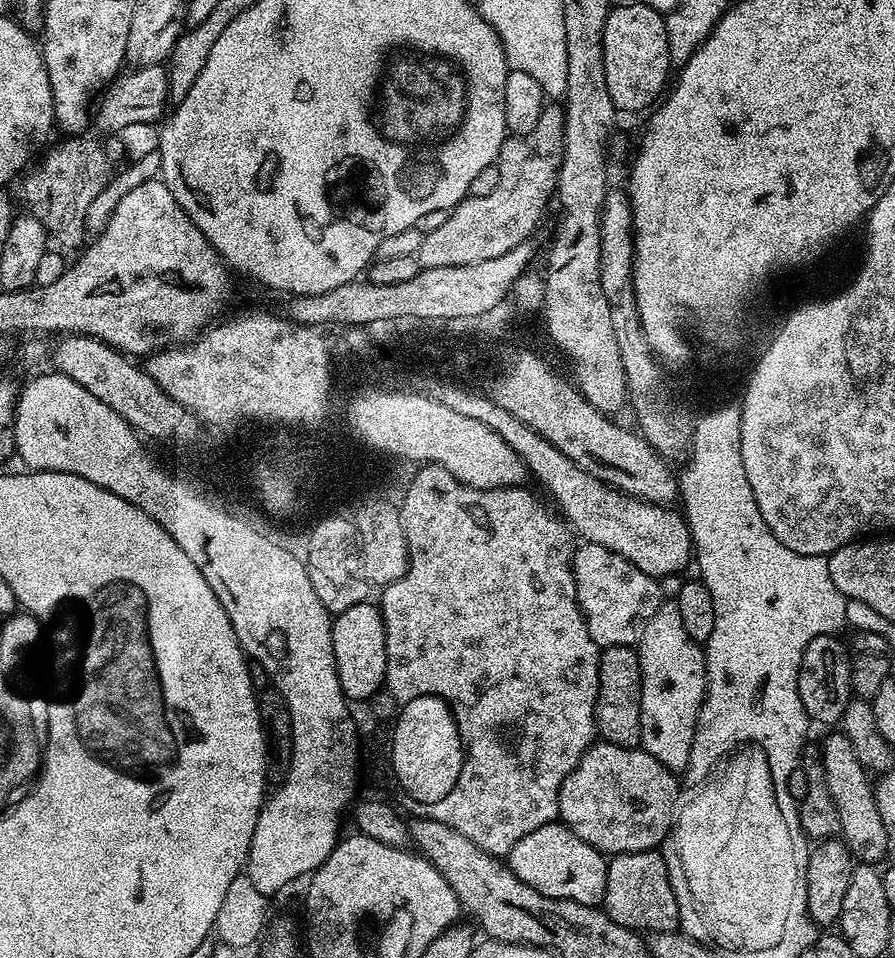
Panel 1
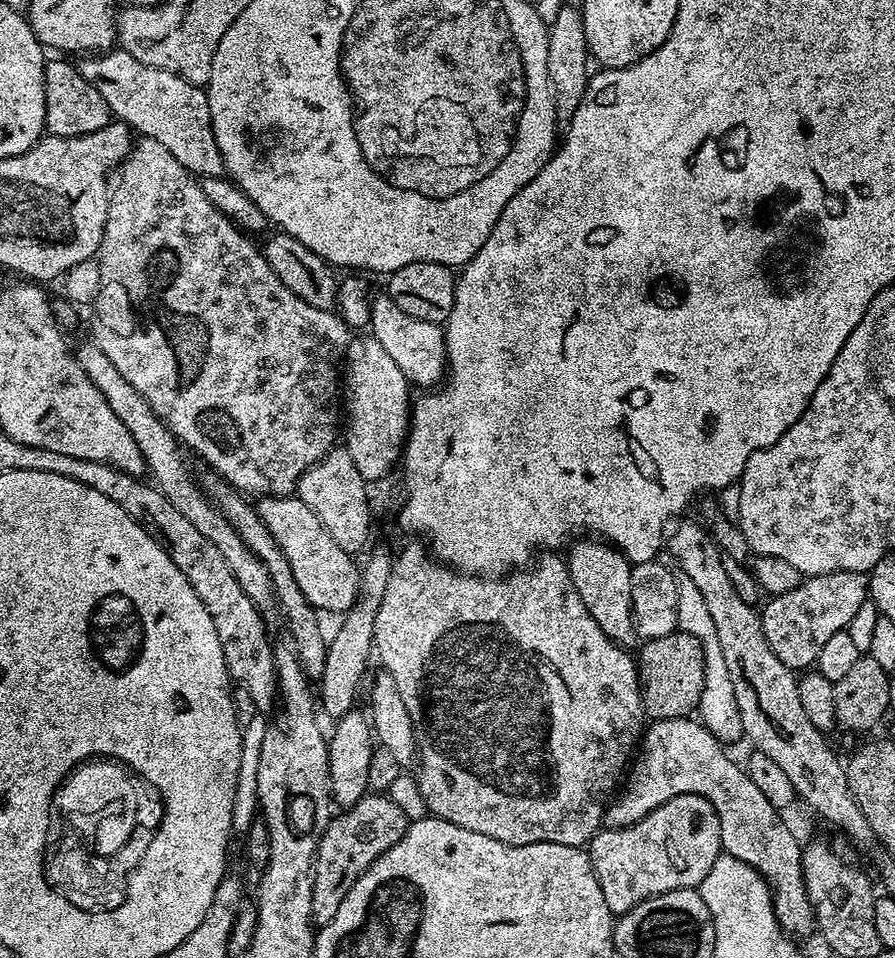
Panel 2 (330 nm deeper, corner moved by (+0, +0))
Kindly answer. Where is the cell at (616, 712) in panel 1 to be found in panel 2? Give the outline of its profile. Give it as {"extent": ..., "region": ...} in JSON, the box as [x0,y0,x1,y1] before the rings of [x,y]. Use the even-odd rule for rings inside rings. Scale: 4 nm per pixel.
{"extent":[638,630,704,722],"region":[[[677,630],[666,634],[666,638],[645,640],[642,647],[638,655],[638,675],[645,717],[652,722],[691,717],[700,707],[704,685],[702,642],[698,642],[694,634]]]}

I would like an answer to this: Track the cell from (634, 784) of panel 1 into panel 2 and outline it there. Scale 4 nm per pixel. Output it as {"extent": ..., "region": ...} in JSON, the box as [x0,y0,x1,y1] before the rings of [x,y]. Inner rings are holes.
{"extent":[586,795,722,914],"region":[[[679,795],[670,798],[668,802],[646,814],[646,818],[630,826],[597,832],[586,851],[592,859],[598,886],[602,886],[602,898],[606,898],[606,906],[610,906],[613,914],[628,912],[638,906],[638,902],[646,902],[646,898],[654,898],[670,890],[699,889],[706,874],[710,874],[710,866],[714,866],[716,859],[722,854],[718,814],[712,803],[702,795]]]}

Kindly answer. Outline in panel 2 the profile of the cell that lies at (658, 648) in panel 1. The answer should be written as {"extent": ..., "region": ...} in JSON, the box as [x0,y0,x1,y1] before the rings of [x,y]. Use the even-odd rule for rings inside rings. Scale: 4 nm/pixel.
{"extent":[676,572,744,742],"region":[[[676,572],[676,585],[678,586],[677,629],[686,634],[694,634],[694,638],[698,638],[698,642],[702,642],[704,685],[702,686],[698,719],[721,742],[741,739],[744,736],[742,714],[738,710],[738,702],[734,698],[734,686],[730,682],[730,669],[726,667],[726,662],[722,655],[722,645],[718,643],[718,633],[714,630],[714,621],[710,618],[706,601],[703,600],[702,594],[698,594],[698,589],[695,588],[694,582],[690,582],[690,578],[686,578],[686,573]]]}

